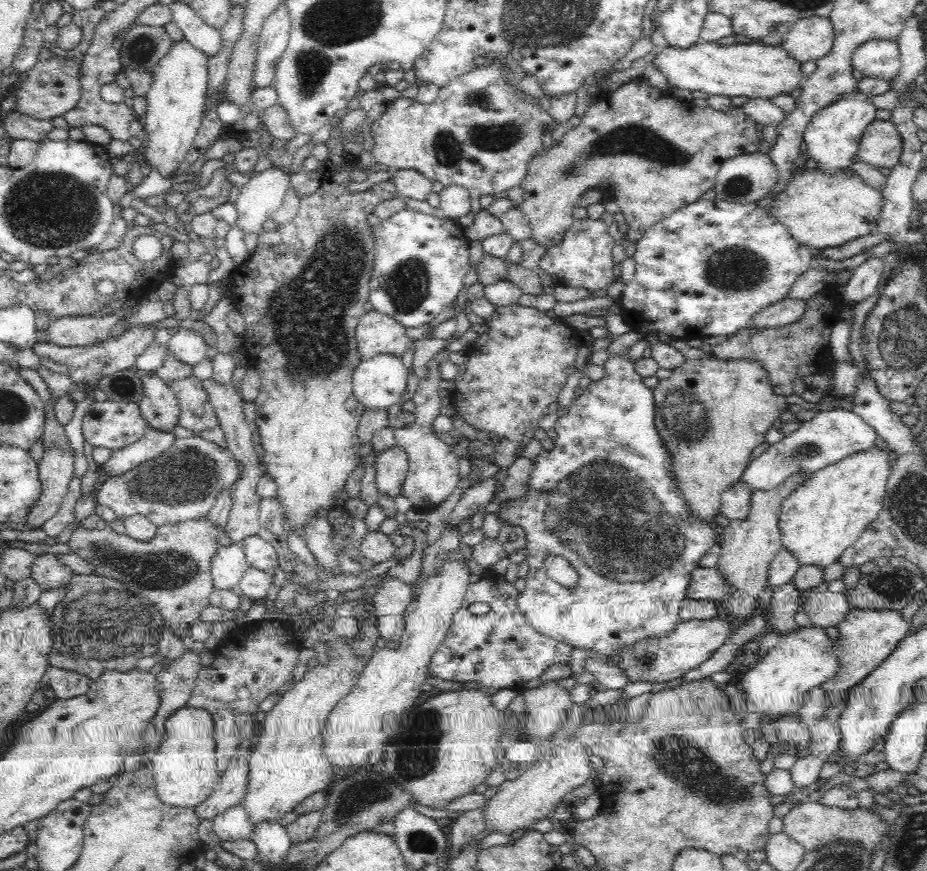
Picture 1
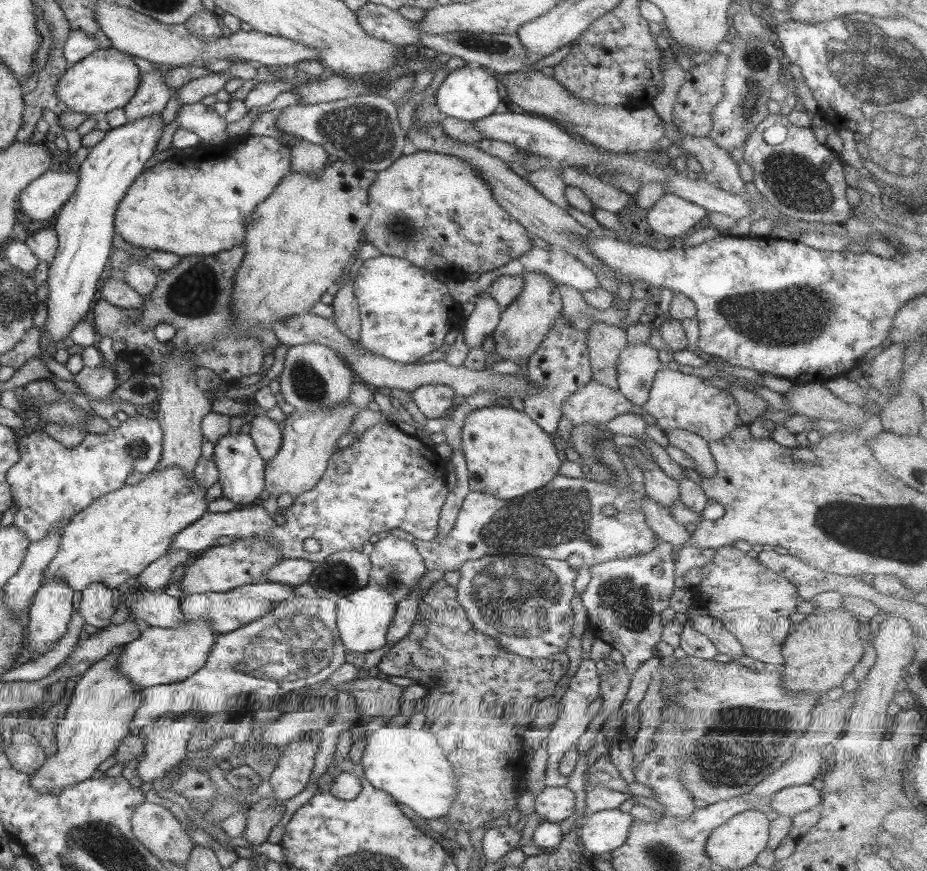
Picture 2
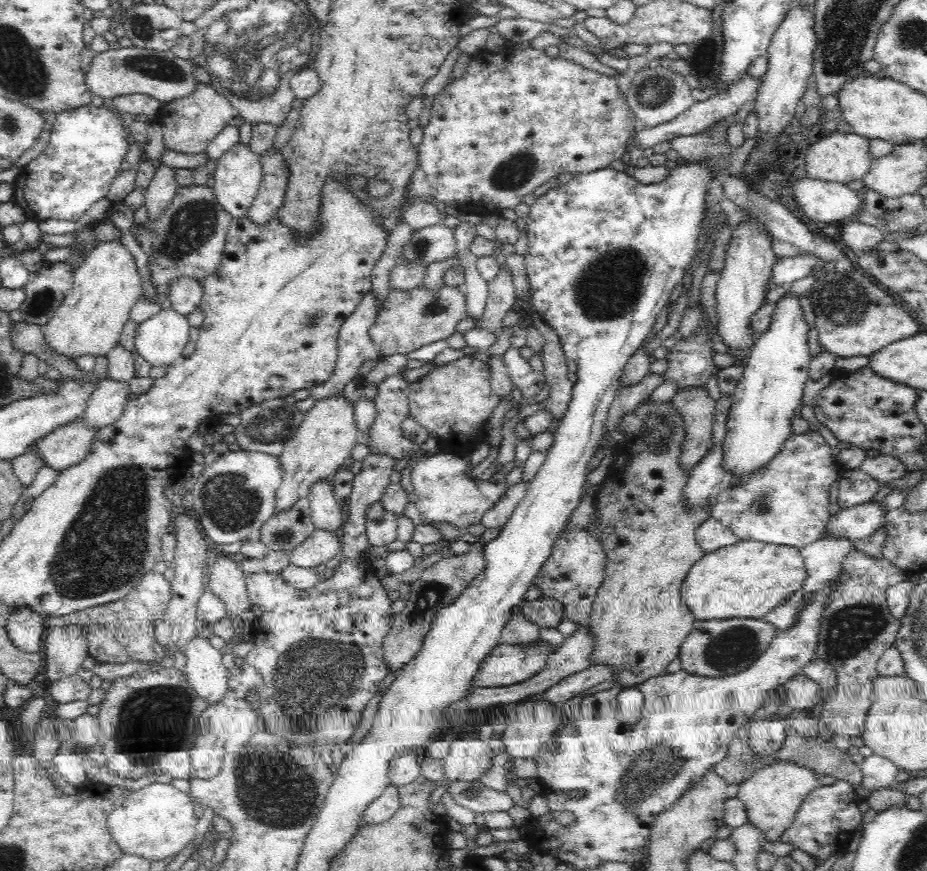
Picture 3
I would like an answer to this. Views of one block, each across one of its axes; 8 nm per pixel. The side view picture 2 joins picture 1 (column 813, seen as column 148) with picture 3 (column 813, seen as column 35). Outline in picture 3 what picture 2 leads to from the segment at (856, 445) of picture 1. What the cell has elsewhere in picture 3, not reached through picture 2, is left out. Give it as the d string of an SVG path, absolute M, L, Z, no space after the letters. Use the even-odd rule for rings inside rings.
M810 429L802 434L788 435L766 466L750 474L744 484L734 482L718 493L711 511L713 519L732 530L738 540L755 540L799 549L807 547L822 536L827 522L833 516L828 511L830 510L829 490L830 486L840 478L843 468L832 458L830 450L832 447L816 430Z

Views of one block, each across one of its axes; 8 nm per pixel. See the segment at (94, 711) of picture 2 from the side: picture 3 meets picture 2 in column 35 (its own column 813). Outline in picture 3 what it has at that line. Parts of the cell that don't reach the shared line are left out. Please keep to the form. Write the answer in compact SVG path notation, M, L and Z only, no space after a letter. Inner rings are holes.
M774 762L754 770L752 777L739 784L737 797L746 805L748 821L763 834L761 839L779 840L792 824L805 797L817 787L816 777L810 768L799 766L794 762Z

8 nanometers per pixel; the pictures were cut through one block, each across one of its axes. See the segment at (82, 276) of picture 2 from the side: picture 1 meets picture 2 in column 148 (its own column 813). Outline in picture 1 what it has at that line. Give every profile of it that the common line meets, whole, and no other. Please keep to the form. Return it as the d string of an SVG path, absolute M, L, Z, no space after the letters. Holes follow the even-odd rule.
M857 89L856 92L842 94L840 98L832 100L832 104L826 104L820 108L809 120L804 131L804 141L808 149L808 157L818 162L817 168L822 169L828 175L834 175L842 170L851 168L851 163L857 158L863 132L866 127L878 119L879 108L872 100L873 96L864 94Z

